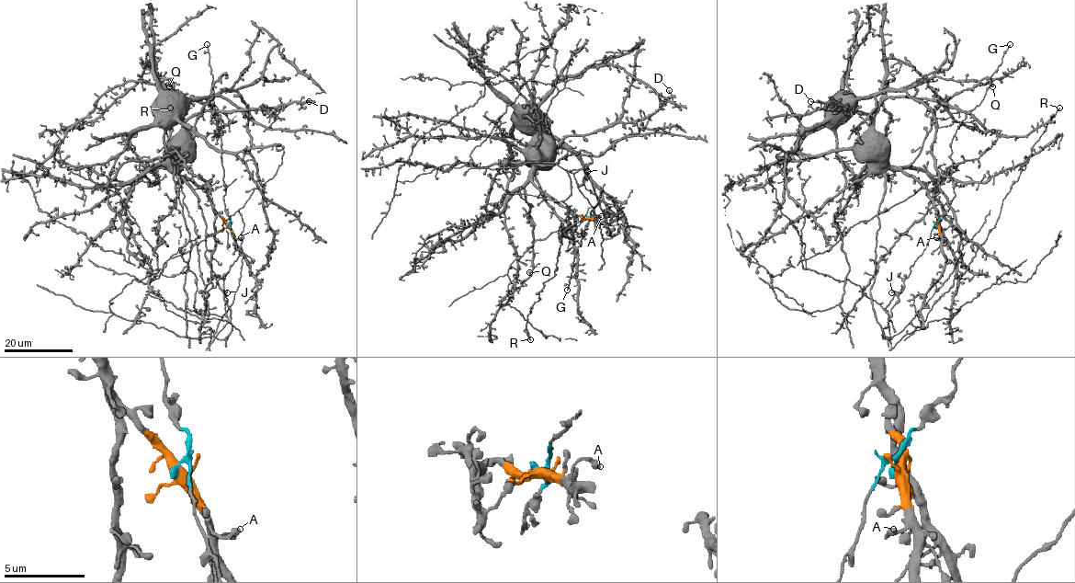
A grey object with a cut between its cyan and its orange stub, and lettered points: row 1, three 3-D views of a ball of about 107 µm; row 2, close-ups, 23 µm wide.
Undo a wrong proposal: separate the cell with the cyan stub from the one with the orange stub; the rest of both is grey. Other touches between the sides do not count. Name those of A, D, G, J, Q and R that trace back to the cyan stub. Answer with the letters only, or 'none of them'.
G, J, R

